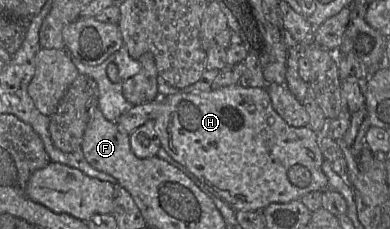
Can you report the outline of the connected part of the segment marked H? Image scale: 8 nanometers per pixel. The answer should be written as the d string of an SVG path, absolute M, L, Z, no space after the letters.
M232 85L198 93L174 93L163 99L163 112L154 120L161 147L177 162L184 165L194 176L193 180L206 193L220 198L235 211L261 211L272 203L288 203L313 191L329 189L328 179L322 170L323 154L318 145L318 134L308 126L293 127L287 124L274 110L267 89L264 87L244 87Z

